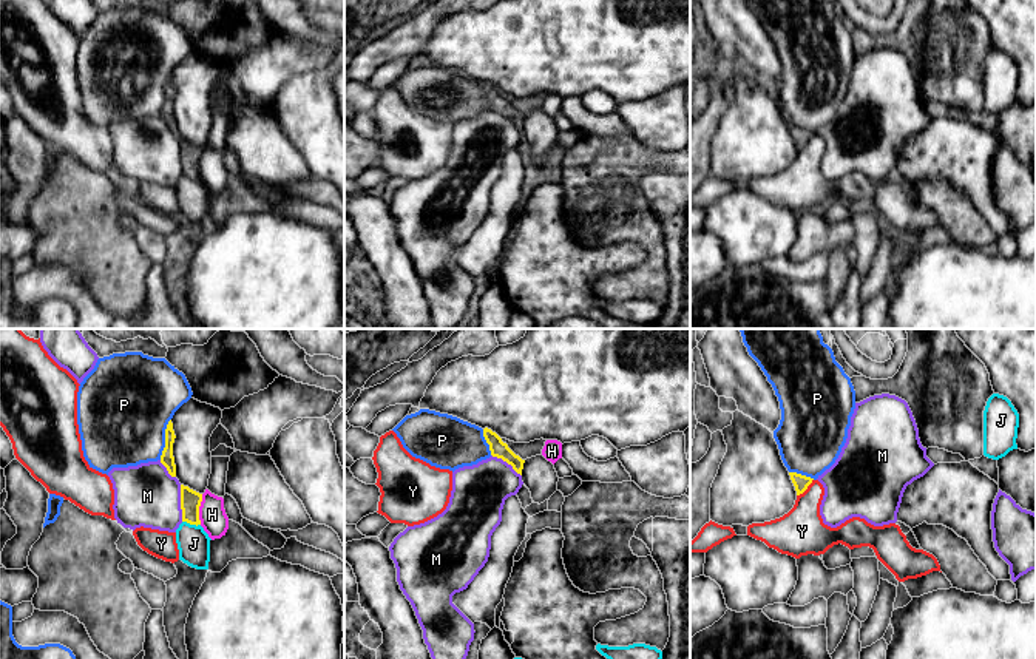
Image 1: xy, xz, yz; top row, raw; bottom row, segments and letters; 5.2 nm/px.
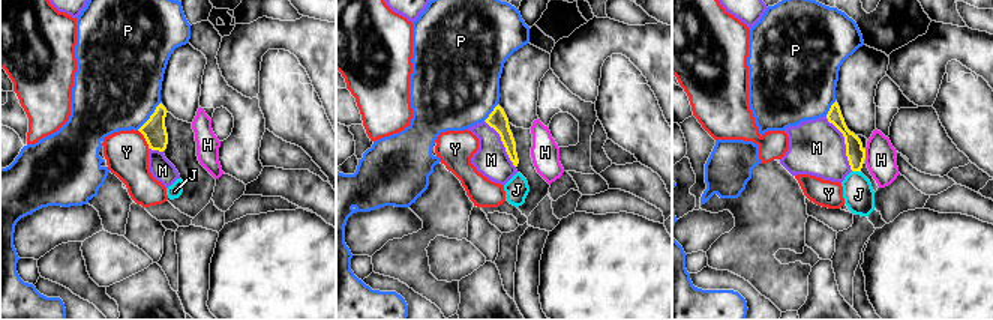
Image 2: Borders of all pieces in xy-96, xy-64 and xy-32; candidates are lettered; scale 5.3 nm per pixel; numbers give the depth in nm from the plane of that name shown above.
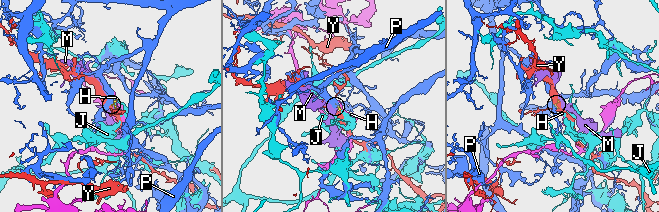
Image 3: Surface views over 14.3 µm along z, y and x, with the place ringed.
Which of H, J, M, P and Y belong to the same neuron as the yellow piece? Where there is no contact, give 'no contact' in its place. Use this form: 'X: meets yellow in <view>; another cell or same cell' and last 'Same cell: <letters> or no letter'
H: meets yellow in xy; another cell
J: meets yellow in xy; another cell
M: meets yellow in xy; another cell
P: meets yellow in xy; another cell
Y: meets yellow in yz; another cell
Same cell: no letter

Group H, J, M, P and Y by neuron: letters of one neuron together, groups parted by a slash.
H / J / M / P / Y

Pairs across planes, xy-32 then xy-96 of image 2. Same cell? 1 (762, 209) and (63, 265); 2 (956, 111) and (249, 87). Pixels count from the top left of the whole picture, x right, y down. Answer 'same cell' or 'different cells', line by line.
1: same cell
2: different cells

